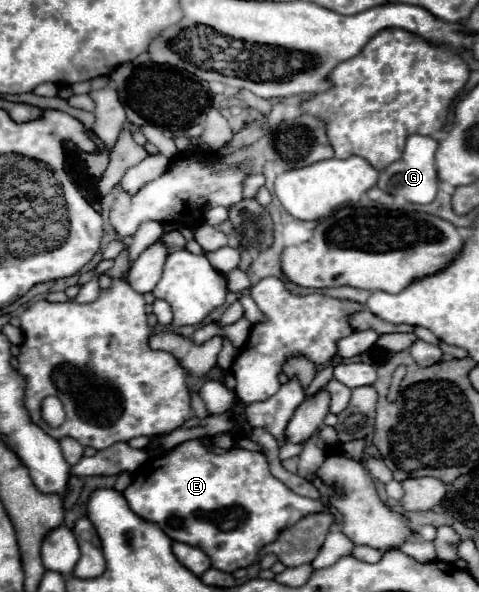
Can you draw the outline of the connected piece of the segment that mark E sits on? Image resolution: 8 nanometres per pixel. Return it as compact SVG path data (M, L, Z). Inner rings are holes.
M188 440L180 446L176 446L170 454L160 456L152 460L152 474L146 476L146 480L134 480L126 490L124 496L130 504L130 508L142 516L144 520L158 522L164 532L176 540L190 546L202 548L208 558L212 560L212 566L222 572L234 572L238 568L248 568L256 562L258 552L274 542L278 538L278 532L282 528L290 528L290 524L296 524L300 518L314 514L314 512L328 512L328 506L320 500L310 500L304 496L294 494L286 484L282 484L278 478L274 478L268 470L268 462L260 452L250 452L244 448L232 448L224 454L214 454L206 446L202 446L202 440ZM230 506L244 506L246 516L244 524L224 530L222 522L218 518L218 512Z

